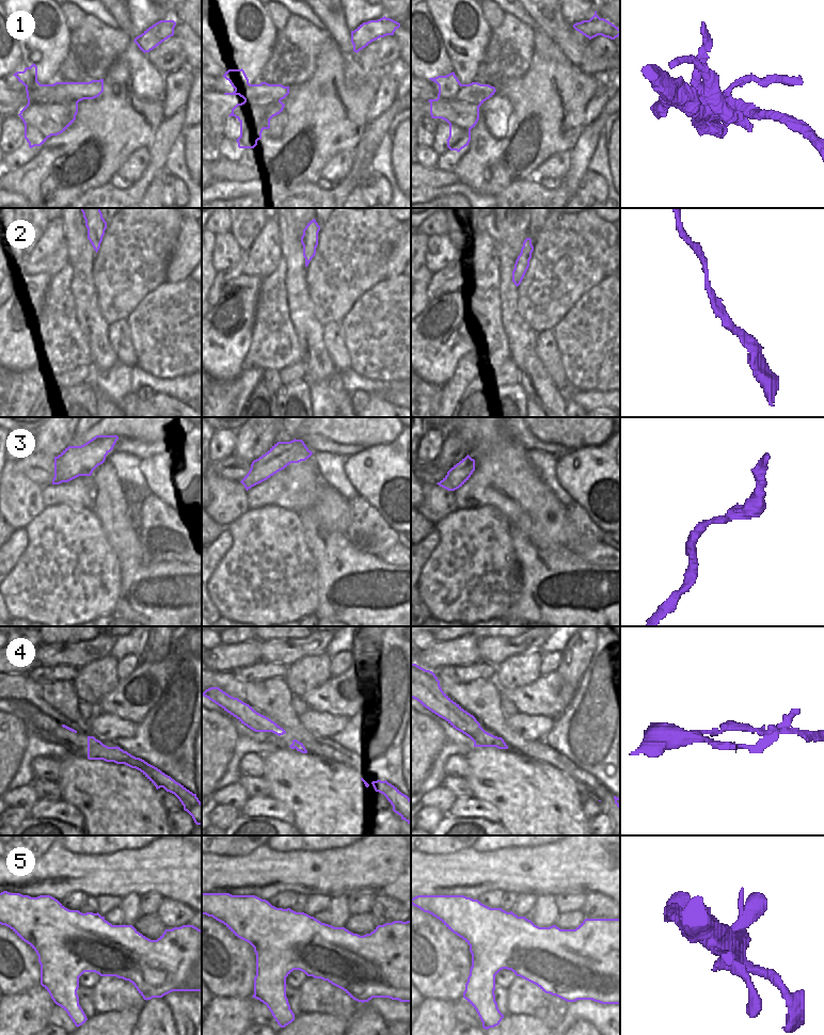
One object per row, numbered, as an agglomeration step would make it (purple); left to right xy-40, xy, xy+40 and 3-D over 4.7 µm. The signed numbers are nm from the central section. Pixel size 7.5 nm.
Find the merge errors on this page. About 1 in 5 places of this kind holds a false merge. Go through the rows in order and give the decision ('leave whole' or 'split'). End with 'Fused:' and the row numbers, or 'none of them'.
1: split
2: leave whole
3: leave whole
4: leave whole
5: leave whole
Fused: 1

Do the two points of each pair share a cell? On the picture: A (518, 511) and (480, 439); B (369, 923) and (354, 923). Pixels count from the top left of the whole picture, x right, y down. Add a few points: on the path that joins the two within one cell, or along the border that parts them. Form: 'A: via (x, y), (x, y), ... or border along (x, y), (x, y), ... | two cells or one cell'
A: via (518, 493), (504, 477), (502, 464), (497, 457) | one cell
B: via (366, 923), (358, 923) | one cell

